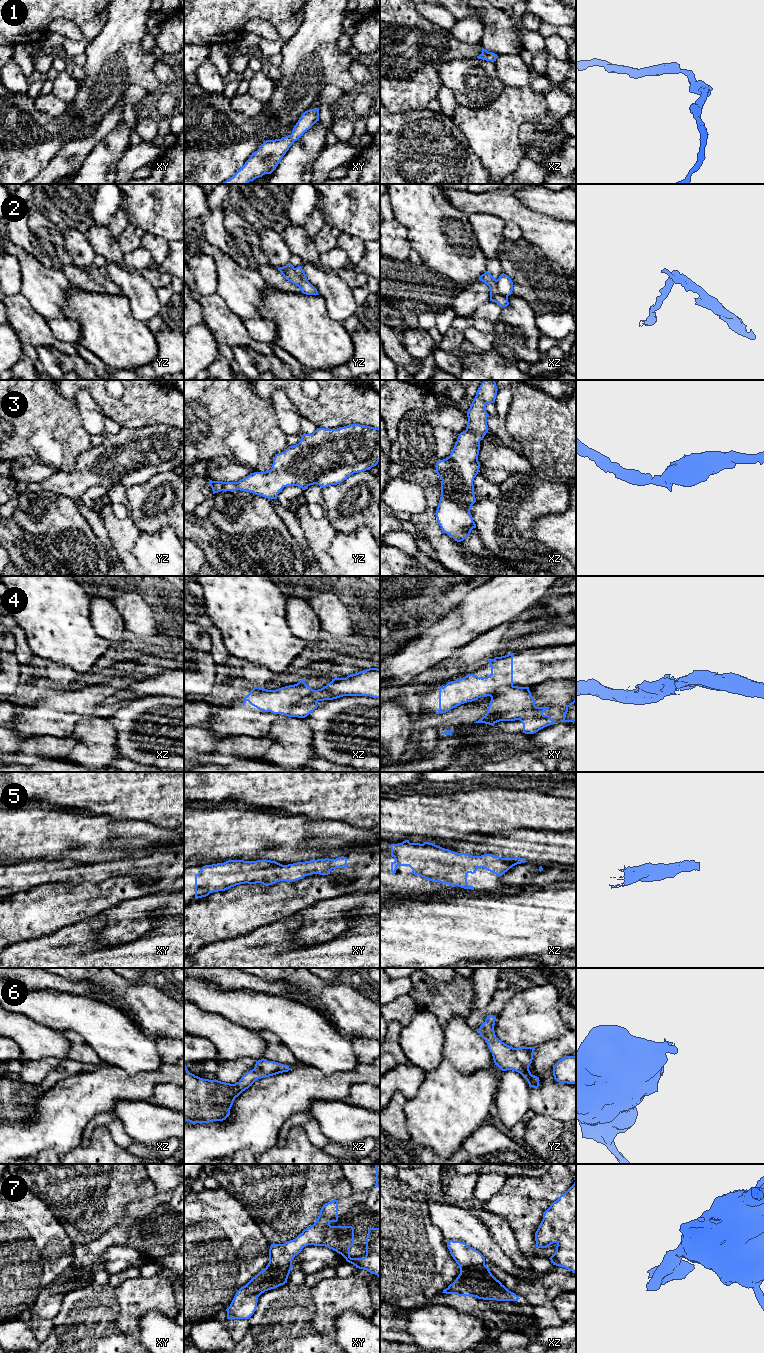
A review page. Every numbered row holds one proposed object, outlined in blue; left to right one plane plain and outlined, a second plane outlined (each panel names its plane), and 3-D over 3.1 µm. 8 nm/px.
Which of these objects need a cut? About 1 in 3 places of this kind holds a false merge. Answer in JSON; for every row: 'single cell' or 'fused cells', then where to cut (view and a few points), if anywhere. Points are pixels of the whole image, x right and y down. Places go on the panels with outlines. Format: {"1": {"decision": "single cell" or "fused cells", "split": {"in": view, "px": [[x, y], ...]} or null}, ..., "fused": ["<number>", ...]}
{"1": {"decision": "single cell", "split": null}, "2": {"decision": "fused cells", "split": {"in": "xz", "px": [[496, 280], [497, 290], [507, 296]]}}, "3": {"decision": "single cell", "split": null}, "4": {"decision": "fused cells", "split": {"in": "xz", "px": [[314, 690], [301, 702]]}}, "5": {"decision": "single cell", "split": null}, "6": {"decision": "single cell", "split": null}, "7": {"decision": "fused cells", "split": {"in": "xz", "px": [[459, 1265], [485, 1266]]}}, "fused": ["2", "4", "7"]}

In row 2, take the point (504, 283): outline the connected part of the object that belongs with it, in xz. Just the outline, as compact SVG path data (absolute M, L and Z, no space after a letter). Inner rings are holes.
M502 273L497 279L497 289L502 295L511 295L513 291L513 282L511 278L508 275Z

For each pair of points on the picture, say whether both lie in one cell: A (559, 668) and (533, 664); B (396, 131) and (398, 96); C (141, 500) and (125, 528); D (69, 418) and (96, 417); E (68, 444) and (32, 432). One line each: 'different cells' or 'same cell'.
A: same cell
B: different cells
C: different cells
D: different cells
E: same cell

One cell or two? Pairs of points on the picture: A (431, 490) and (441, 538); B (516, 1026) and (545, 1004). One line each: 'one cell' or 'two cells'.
A: one cell
B: one cell

